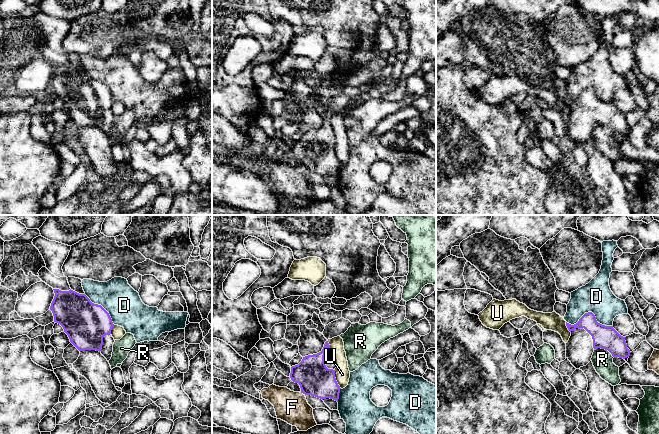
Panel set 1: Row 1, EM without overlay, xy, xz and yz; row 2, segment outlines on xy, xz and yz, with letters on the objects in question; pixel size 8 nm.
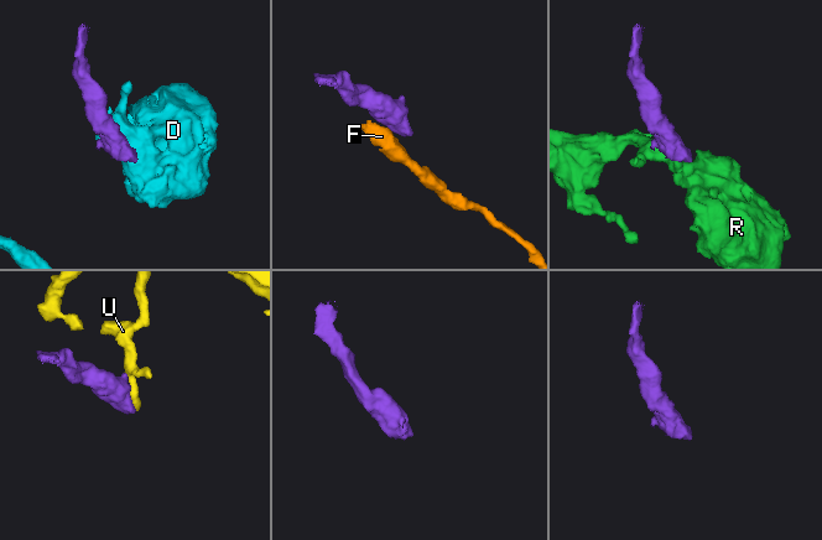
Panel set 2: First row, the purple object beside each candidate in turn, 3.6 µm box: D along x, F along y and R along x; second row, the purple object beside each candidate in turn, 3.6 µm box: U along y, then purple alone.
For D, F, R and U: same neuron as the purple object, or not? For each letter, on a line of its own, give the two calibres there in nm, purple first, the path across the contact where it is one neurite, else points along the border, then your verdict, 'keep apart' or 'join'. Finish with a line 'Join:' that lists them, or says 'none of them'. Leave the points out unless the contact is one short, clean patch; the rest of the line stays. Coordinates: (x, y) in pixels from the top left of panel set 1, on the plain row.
D: 190/260 nm | keep apart
F: 260/260 nm | along xz (301, 168), (303, 170) | keep apart
R: 190/170 nm | along yz (594, 124), (604, 124), (613, 133) | keep apart
U: 260/130 nm | keep apart
Join: none of them

